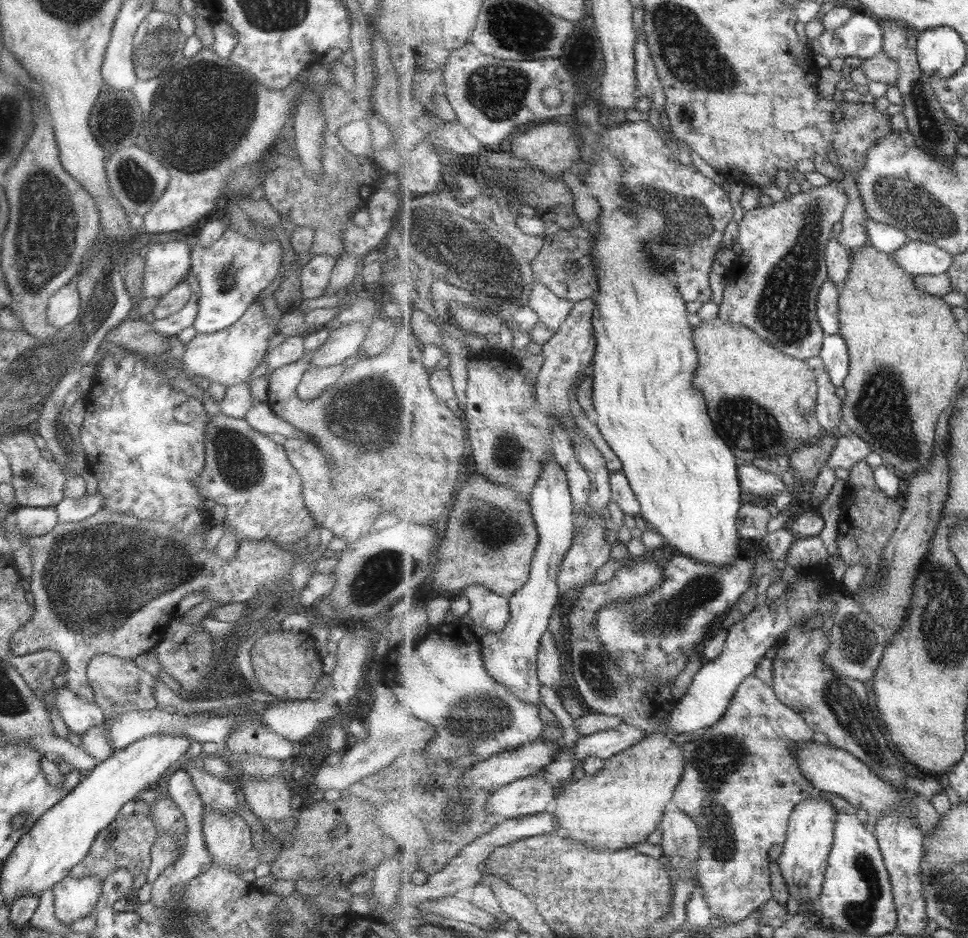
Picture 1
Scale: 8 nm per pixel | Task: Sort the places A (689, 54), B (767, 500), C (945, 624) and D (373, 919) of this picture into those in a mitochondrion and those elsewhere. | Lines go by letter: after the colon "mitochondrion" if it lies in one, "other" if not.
A: mitochondrion
B: other
C: mitochondrion
D: other

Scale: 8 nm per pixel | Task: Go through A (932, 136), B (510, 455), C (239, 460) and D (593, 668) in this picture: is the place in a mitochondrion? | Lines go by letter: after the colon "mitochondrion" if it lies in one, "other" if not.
A: mitochondrion
B: mitochondrion
C: mitochondrion
D: mitochondrion

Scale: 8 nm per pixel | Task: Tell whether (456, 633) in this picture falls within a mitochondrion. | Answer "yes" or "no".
no

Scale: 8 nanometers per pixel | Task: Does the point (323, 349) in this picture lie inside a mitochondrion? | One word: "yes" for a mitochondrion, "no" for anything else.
no

